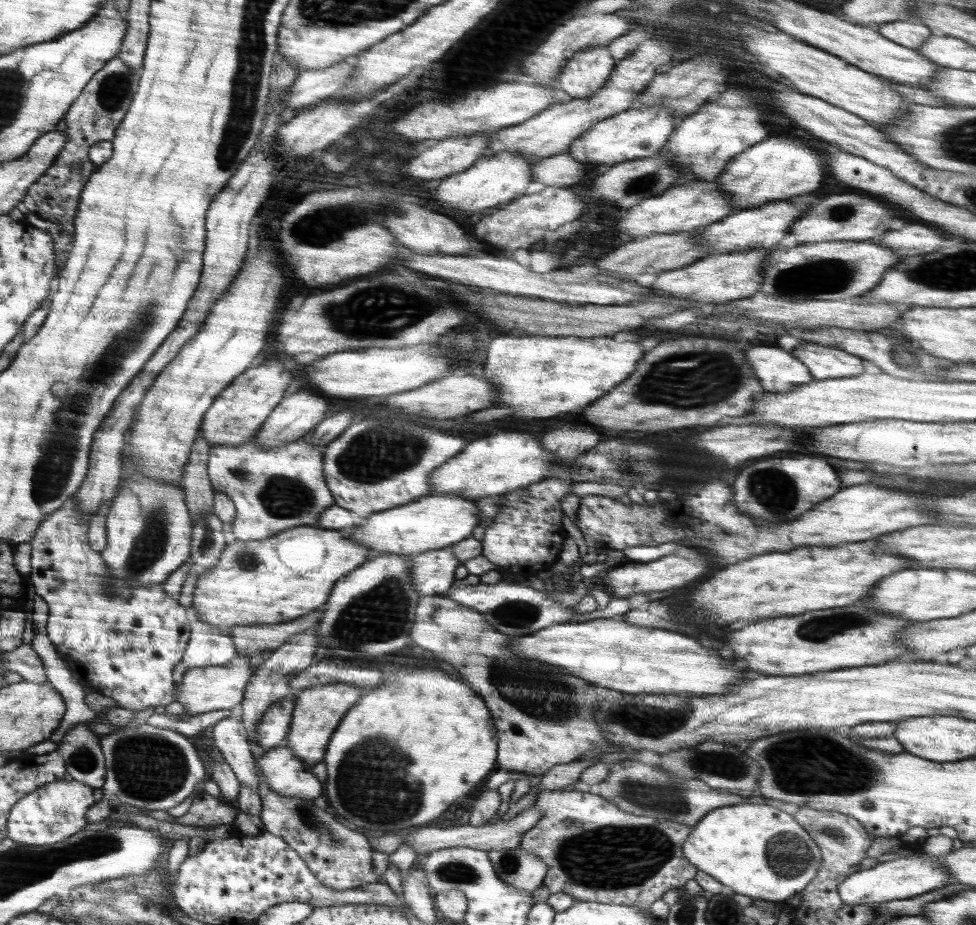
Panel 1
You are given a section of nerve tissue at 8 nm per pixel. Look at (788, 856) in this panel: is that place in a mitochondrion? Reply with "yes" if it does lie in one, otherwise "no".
yes

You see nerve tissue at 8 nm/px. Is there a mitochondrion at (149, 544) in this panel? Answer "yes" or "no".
yes

